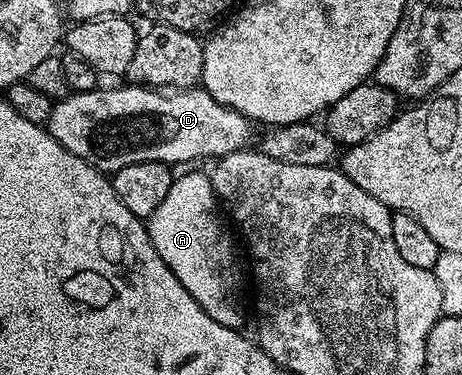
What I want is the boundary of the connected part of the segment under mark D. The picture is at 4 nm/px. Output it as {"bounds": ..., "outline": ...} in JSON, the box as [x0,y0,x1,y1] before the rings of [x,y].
{"bounds":[47,82,251,174],"outline":[[[132,82],[126,85],[126,88],[98,86],[89,92],[70,91],[68,96],[56,101],[51,110],[47,125],[51,138],[55,138],[59,146],[71,150],[71,154],[83,158],[106,174],[123,170],[123,166],[131,166],[135,162],[163,162],[178,166],[189,164],[192,160],[205,160],[208,156],[220,158],[232,152],[240,152],[248,145],[245,143],[249,140],[251,121],[243,114],[215,102],[215,98],[211,98],[204,87],[168,92]]]}

